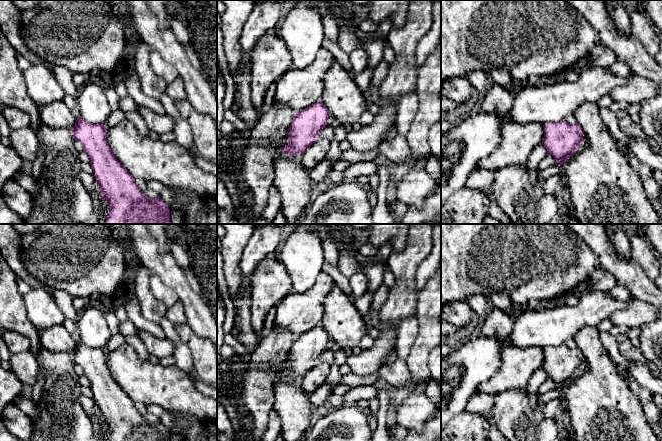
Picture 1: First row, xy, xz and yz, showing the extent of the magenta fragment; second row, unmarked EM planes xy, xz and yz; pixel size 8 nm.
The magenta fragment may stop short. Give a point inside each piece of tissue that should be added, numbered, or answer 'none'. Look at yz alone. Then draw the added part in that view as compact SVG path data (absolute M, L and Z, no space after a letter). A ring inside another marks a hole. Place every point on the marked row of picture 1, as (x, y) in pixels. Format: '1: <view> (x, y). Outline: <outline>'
none

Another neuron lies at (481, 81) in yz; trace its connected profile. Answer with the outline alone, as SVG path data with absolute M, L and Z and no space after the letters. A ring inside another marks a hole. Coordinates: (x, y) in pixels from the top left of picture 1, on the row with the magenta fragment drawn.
M471 71L467 74L466 79L474 86L474 88L483 94L490 86L495 84L489 74L481 71Z

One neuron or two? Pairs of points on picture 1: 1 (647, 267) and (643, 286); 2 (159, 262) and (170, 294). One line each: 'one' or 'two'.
1: two
2: two

